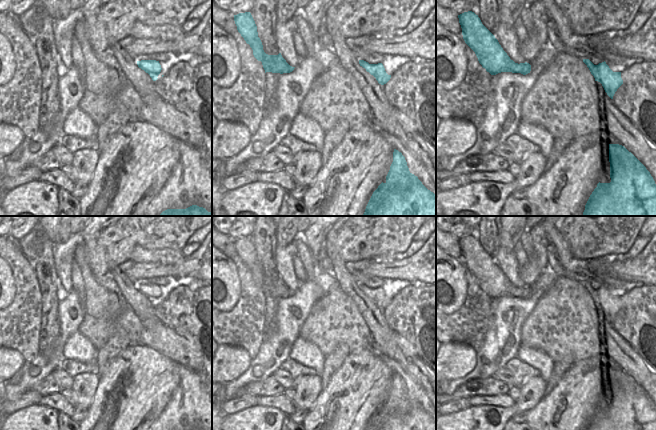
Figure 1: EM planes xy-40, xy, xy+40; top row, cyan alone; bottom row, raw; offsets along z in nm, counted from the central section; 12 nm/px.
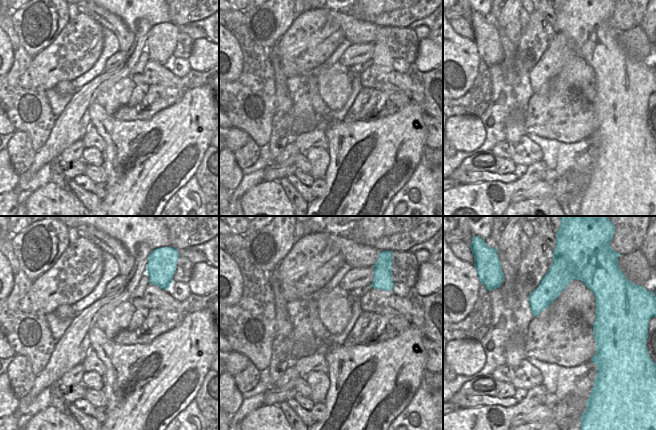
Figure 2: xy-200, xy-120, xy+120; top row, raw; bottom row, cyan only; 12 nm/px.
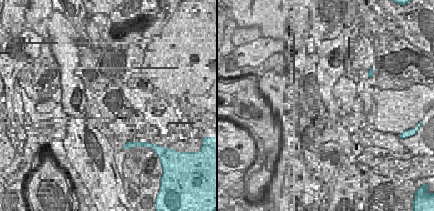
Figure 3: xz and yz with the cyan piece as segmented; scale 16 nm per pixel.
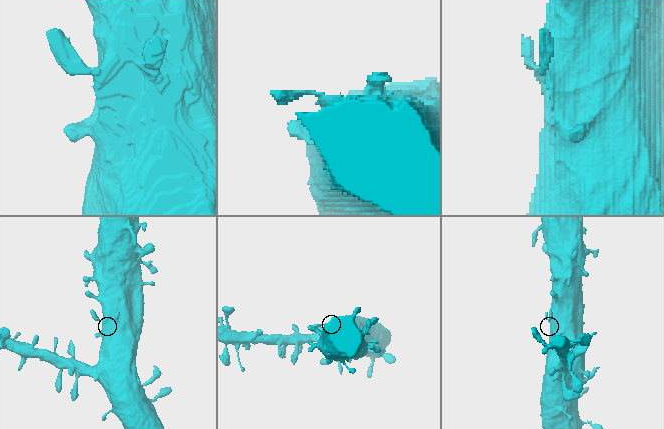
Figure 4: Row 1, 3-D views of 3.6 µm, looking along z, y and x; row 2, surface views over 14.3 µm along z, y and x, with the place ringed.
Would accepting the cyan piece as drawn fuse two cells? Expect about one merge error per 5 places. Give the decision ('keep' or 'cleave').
keep

